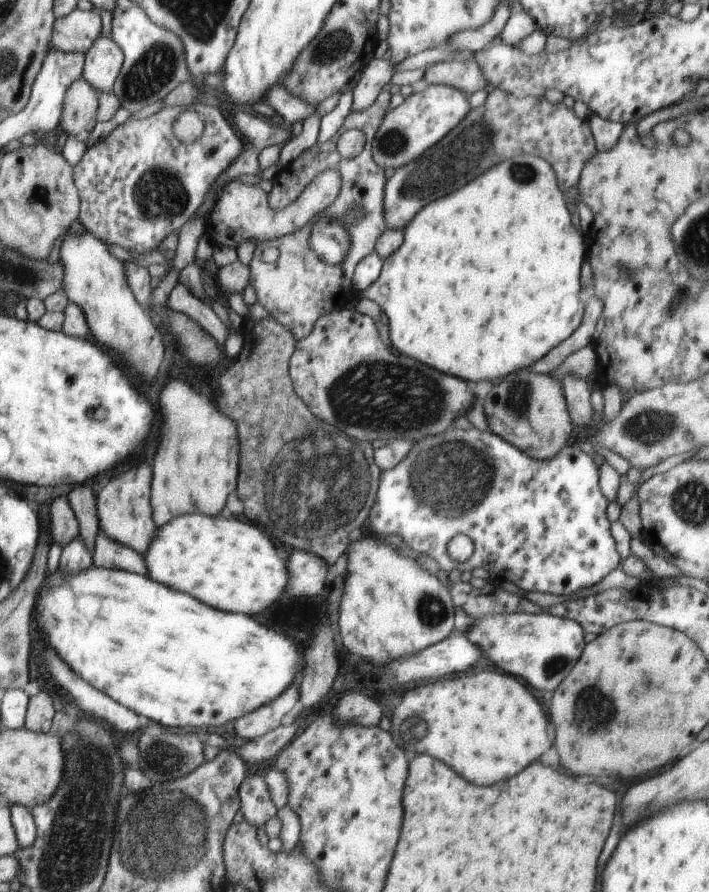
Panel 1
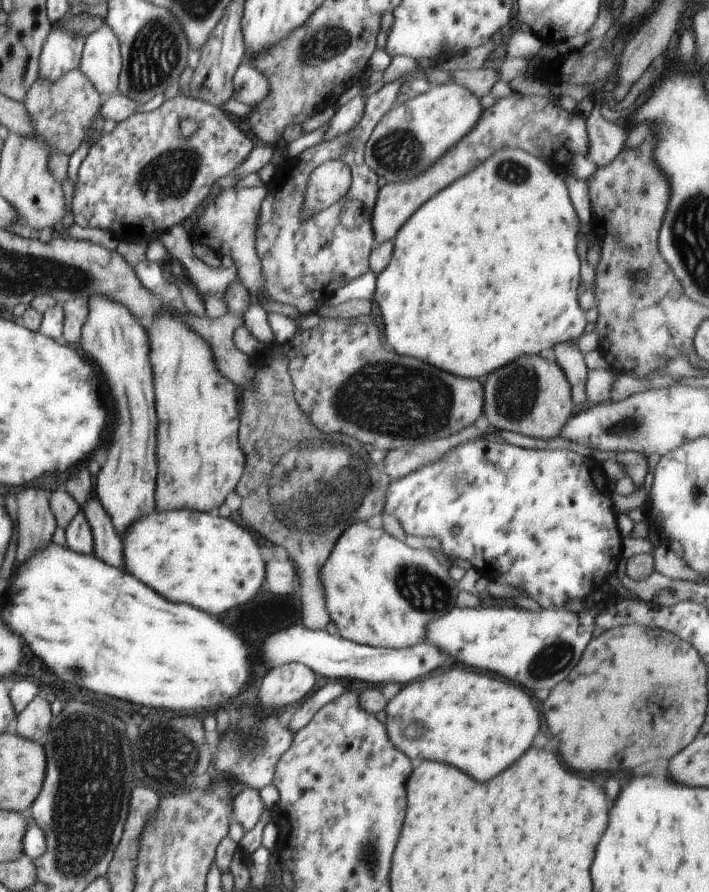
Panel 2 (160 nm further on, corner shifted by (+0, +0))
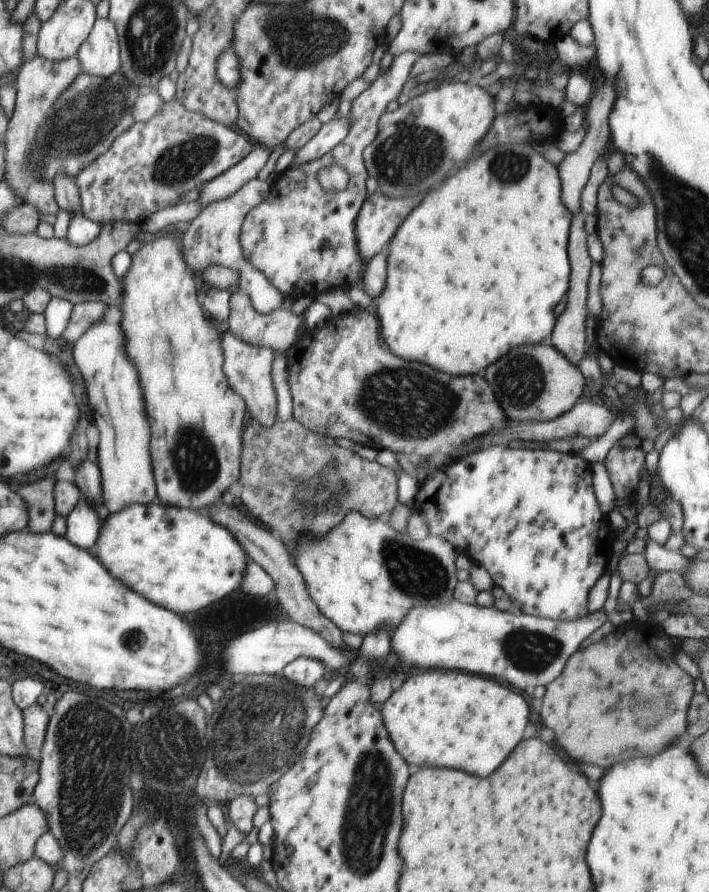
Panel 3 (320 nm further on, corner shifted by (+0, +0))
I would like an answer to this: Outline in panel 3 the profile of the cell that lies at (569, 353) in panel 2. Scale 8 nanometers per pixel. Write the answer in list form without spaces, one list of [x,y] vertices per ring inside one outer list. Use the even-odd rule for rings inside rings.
[[[578,212],[571,220],[569,245],[567,246],[571,271],[568,292],[565,298],[565,309],[564,312],[558,316],[553,334],[548,340],[548,342],[554,345],[568,360],[574,362],[574,364],[578,364],[579,360],[585,356],[585,350],[587,349],[586,318],[588,318],[589,313],[586,310],[586,298],[588,298],[588,277],[593,263],[587,247],[587,236],[589,233],[585,227],[587,219],[584,213]]]

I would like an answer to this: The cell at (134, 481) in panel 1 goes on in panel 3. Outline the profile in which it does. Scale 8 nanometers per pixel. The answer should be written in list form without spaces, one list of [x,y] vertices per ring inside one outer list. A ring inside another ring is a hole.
[[[105,321],[92,325],[73,343],[72,354],[88,390],[94,424],[100,432],[98,460],[103,503],[110,513],[131,504],[150,504],[156,498],[156,482],[150,466],[150,424],[144,412],[138,372],[125,353],[125,334],[120,324]]]

